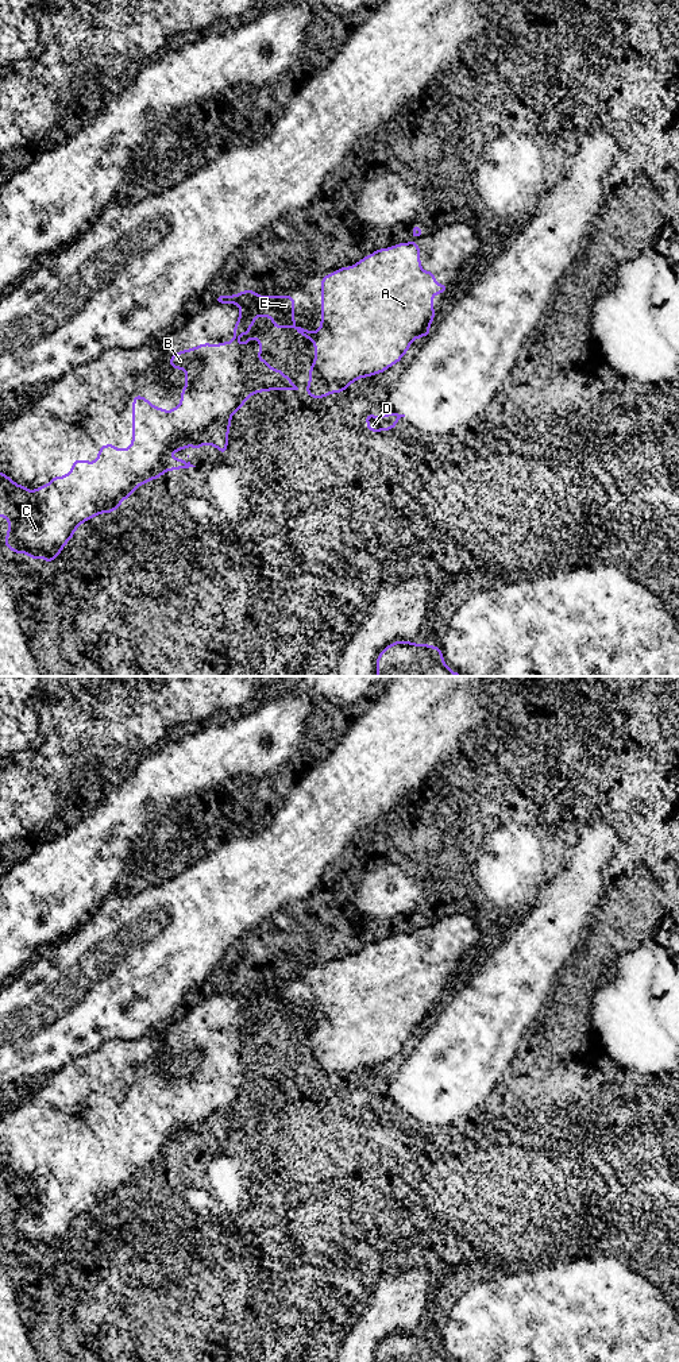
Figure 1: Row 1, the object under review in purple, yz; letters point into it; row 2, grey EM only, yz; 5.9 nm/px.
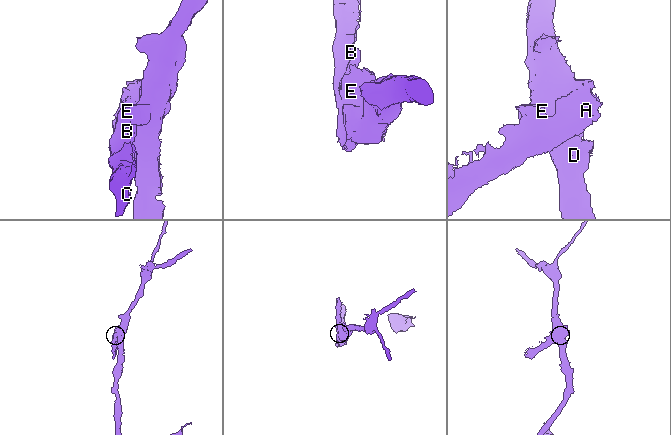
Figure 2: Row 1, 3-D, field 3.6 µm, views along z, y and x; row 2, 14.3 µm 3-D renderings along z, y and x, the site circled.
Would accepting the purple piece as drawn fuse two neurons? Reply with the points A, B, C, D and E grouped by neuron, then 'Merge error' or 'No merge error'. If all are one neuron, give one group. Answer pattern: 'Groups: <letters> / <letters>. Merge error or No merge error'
Groups: A B C / D E. Merge error

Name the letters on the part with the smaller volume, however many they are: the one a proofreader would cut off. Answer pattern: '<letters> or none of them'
A, B, C

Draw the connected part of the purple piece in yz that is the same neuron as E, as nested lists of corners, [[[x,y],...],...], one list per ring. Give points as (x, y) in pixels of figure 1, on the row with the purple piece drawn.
[[[244,290],[235,296],[215,296],[217,304],[239,304],[243,310],[255,312],[259,316],[271,317],[273,328],[294,327],[294,297],[293,296],[265,296],[255,290]]]

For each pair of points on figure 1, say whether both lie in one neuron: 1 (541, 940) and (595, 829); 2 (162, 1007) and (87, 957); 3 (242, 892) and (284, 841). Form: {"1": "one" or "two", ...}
{"1": "one", "2": "one", "3": "two"}

